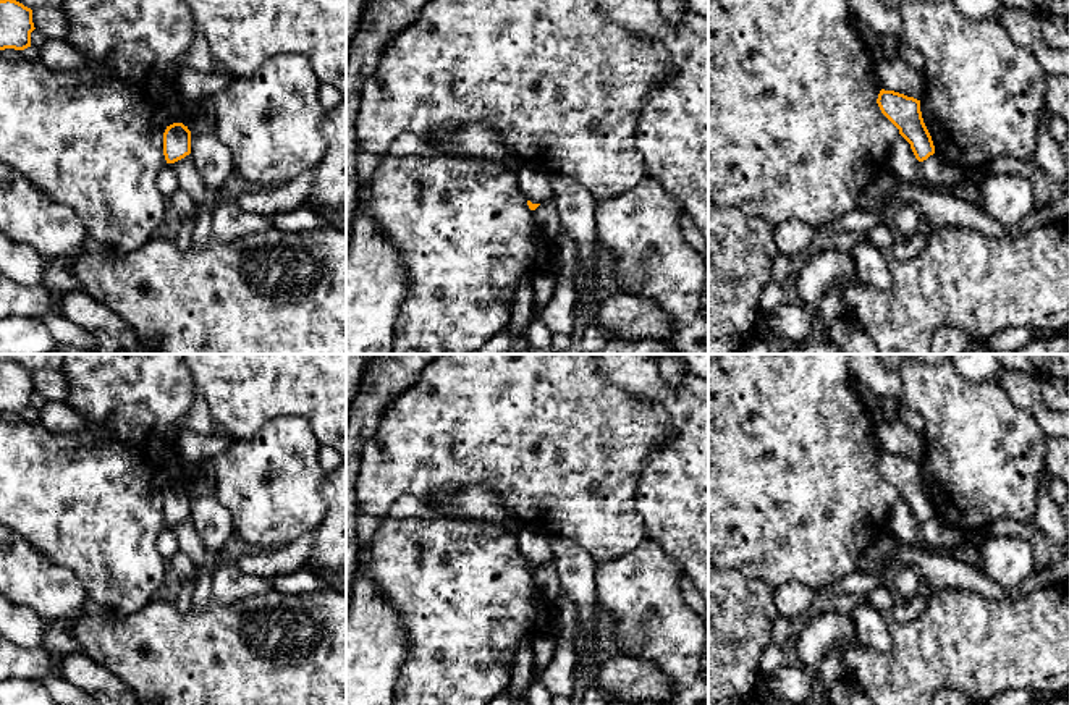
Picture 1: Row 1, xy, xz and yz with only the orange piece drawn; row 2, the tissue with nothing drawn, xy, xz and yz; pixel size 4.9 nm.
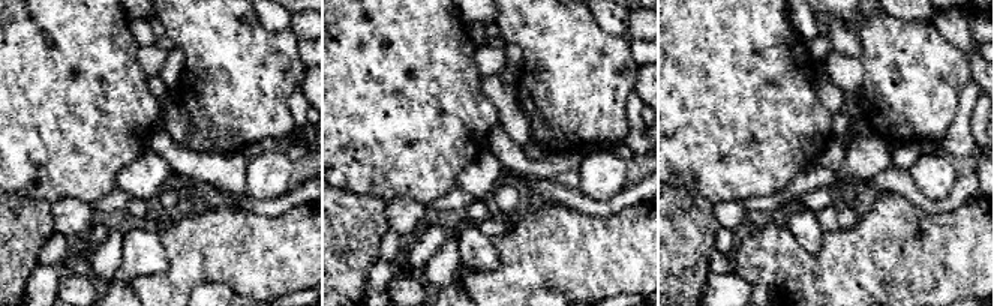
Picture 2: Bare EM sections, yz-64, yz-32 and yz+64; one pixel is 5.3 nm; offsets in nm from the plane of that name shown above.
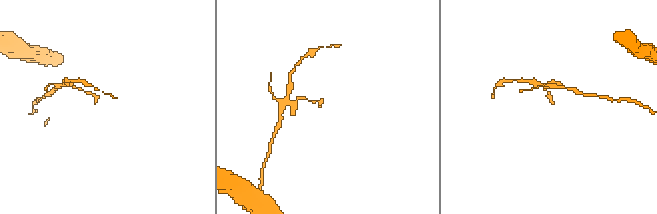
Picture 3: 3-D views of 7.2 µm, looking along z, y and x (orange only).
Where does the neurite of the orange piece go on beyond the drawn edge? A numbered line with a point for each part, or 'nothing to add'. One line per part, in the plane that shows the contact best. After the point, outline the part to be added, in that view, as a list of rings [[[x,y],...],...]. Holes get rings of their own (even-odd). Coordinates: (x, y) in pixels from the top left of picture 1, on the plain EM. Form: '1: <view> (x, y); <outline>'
nothing to add

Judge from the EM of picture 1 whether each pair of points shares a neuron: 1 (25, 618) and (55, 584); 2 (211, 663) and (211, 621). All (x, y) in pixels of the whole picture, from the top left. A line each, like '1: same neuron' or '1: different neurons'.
1: different neurons
2: same neuron

